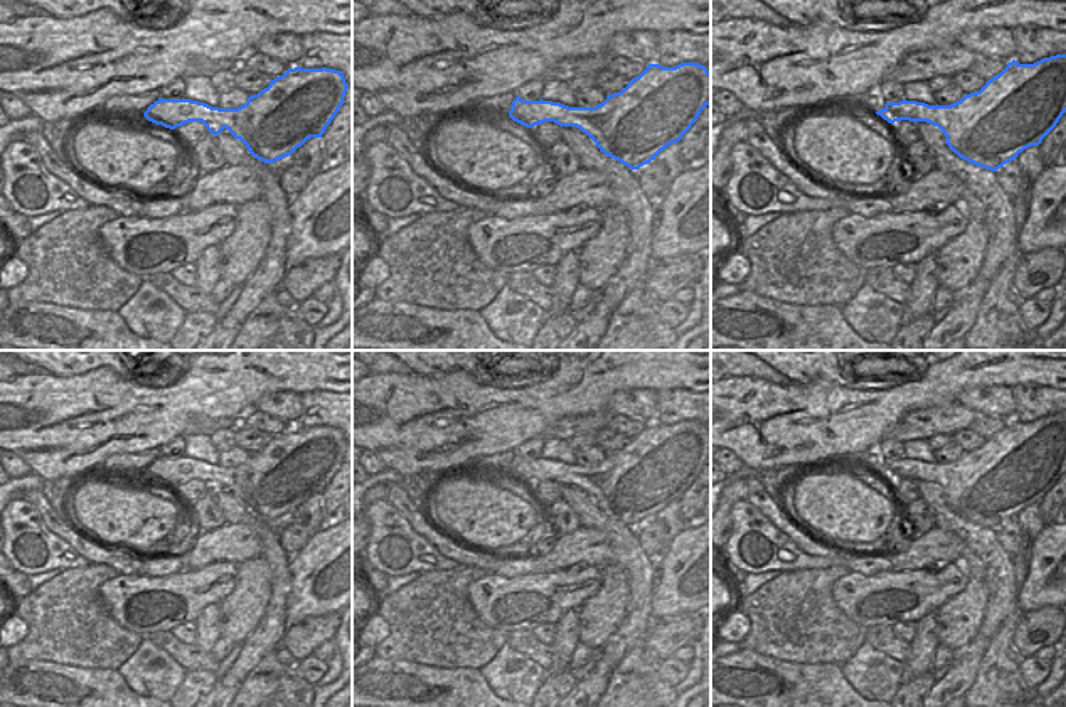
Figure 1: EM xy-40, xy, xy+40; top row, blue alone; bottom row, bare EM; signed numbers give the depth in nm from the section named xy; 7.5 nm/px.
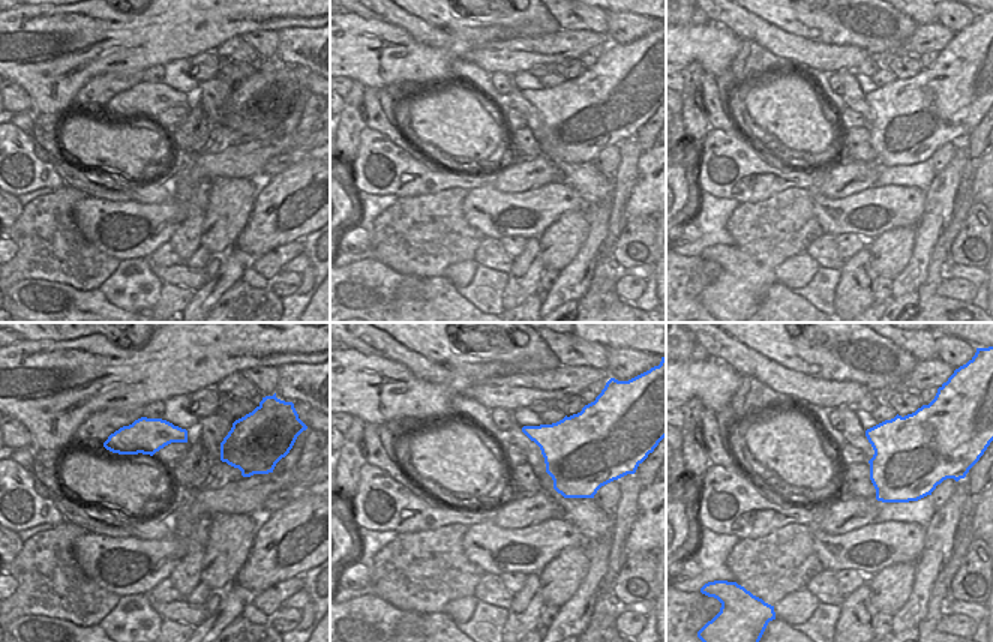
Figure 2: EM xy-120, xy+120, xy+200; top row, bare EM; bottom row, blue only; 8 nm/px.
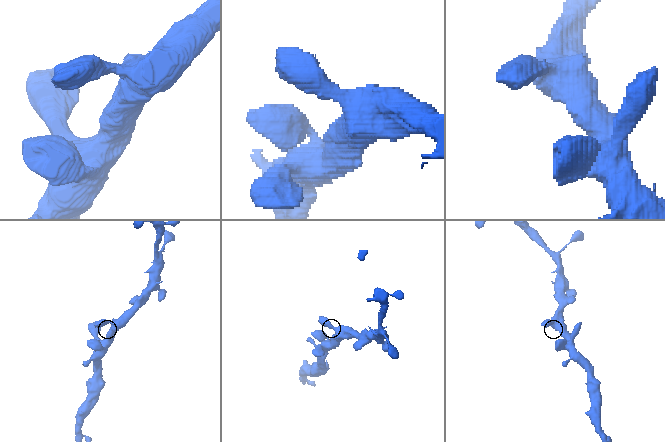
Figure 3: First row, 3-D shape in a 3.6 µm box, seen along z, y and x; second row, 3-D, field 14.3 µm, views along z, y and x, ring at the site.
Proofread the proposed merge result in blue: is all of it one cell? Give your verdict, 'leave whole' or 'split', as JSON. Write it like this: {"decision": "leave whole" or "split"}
{"decision": "leave whole"}

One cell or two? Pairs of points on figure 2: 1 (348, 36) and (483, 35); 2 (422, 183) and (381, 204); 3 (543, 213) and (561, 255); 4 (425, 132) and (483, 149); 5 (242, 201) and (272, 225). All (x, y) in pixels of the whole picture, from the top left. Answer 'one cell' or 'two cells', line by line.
1: one cell
2: two cells
3: two cells
4: one cell
5: two cells

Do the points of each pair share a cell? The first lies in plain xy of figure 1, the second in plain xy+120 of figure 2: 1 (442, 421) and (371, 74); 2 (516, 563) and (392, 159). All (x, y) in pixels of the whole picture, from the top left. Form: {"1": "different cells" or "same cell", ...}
{"1": "same cell", "2": "same cell"}

